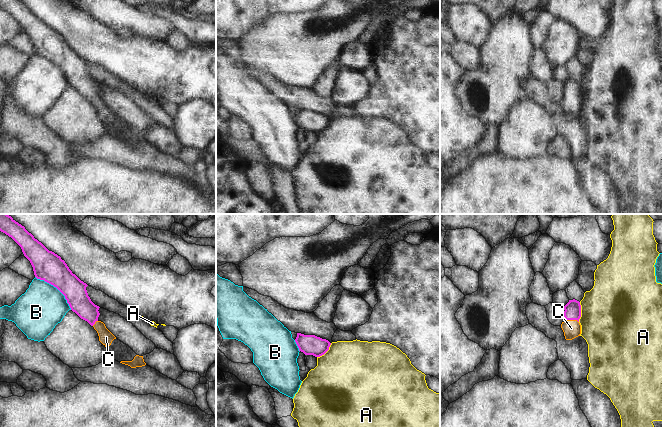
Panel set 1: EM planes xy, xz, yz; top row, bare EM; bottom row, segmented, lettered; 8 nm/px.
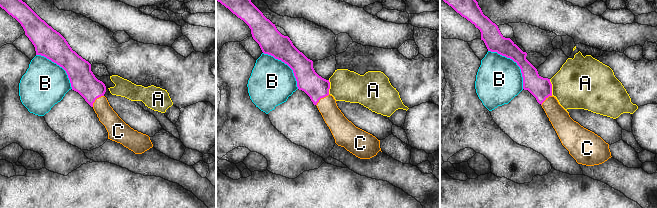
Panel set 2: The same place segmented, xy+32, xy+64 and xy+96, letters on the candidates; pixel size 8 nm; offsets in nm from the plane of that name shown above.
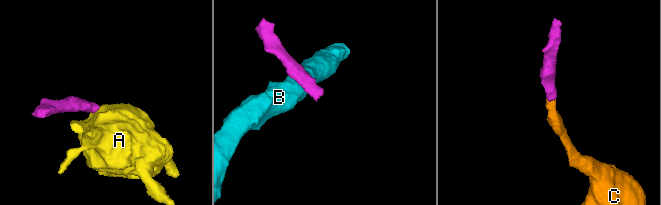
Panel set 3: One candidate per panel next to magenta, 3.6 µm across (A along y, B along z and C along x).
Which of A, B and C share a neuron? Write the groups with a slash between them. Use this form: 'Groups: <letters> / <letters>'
Groups: A / B / C.

